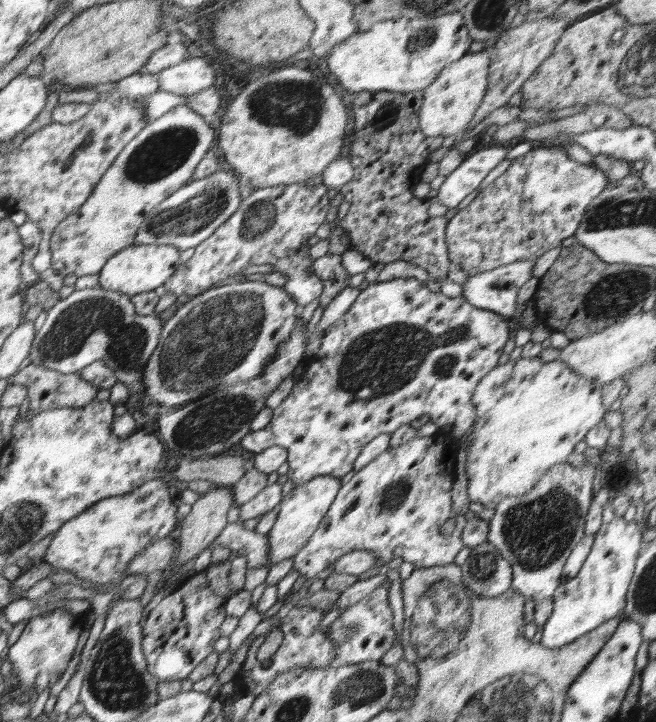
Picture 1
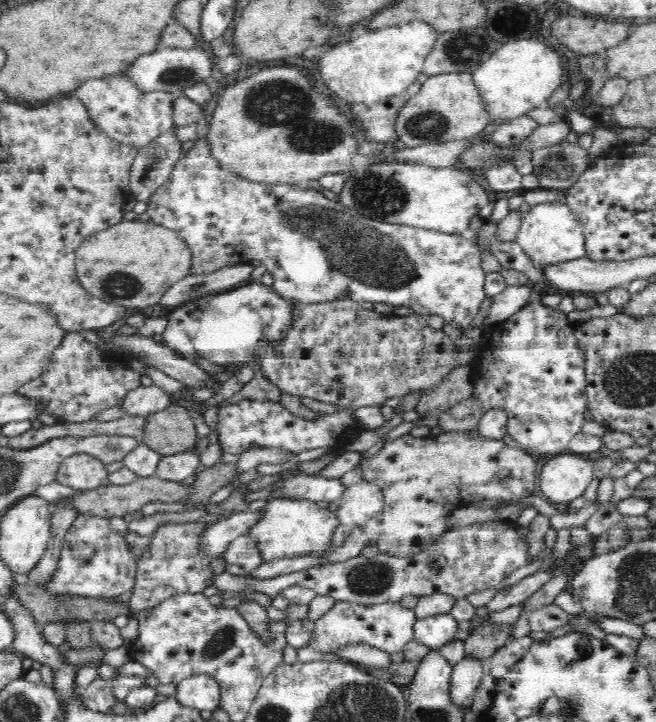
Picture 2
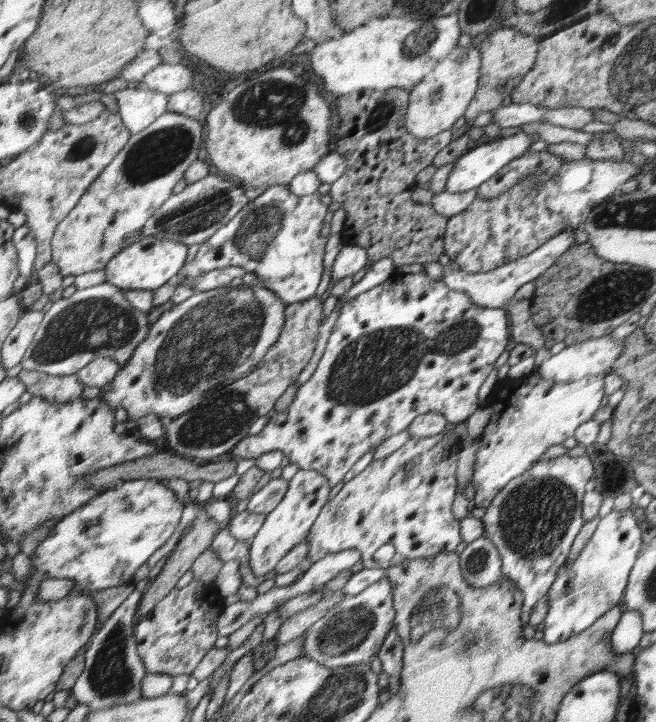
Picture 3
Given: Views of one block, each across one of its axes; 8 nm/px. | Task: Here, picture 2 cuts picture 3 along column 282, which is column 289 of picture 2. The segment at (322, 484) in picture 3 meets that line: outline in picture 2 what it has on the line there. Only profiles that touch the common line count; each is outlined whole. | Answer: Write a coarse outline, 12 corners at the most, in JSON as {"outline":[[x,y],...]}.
{"outline":[[269,497],[247,534],[264,561],[315,556],[339,518],[310,499]]}

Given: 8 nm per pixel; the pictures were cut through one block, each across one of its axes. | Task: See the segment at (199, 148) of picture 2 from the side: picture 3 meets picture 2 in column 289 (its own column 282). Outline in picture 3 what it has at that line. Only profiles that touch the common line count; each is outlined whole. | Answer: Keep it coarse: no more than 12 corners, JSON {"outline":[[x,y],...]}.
{"outline":[[275,185],[169,281],[253,272],[288,305],[316,294],[328,206]]}

